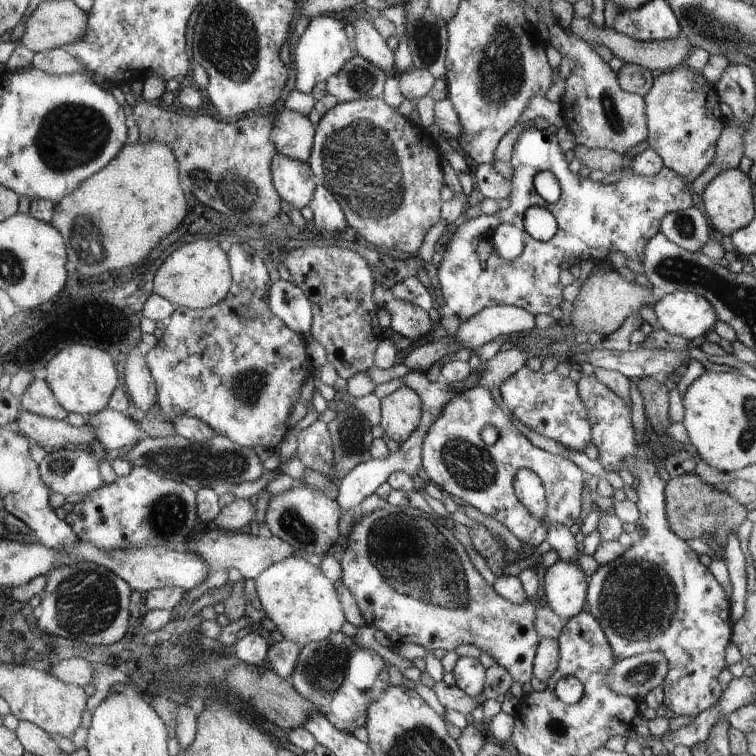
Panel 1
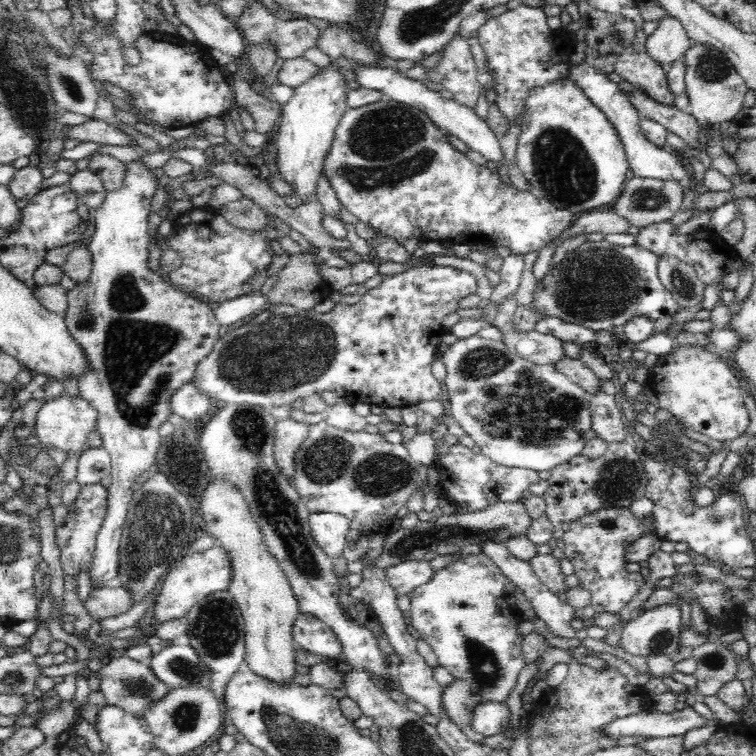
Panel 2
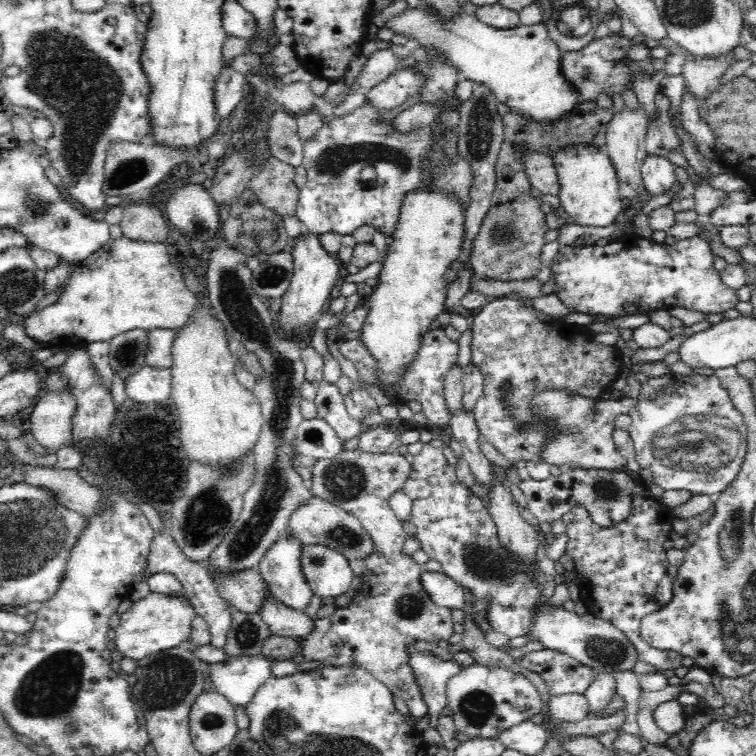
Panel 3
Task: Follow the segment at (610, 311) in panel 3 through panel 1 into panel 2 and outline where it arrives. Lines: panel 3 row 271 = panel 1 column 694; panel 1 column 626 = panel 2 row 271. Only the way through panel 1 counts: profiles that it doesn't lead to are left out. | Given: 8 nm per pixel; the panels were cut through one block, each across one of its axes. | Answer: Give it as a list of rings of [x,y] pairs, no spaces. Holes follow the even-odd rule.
[[[606,240],[584,242],[577,250],[566,256],[561,266],[554,266],[541,282],[536,283],[532,306],[547,317],[555,316],[564,322],[578,324],[595,331],[612,332],[620,325],[626,325],[634,316],[645,316],[653,322],[666,316],[674,316],[680,310],[673,294],[658,277],[659,257],[646,248],[619,246]],[[416,266],[406,272],[400,272],[370,290],[362,290],[361,298],[355,304],[336,303],[331,311],[317,313],[312,310],[298,310],[290,305],[272,305],[269,309],[260,311],[250,322],[244,323],[240,328],[228,332],[226,336],[215,342],[209,355],[198,364],[195,370],[195,378],[192,382],[198,390],[219,405],[227,403],[249,404],[254,407],[271,409],[274,406],[291,406],[291,403],[306,398],[314,393],[336,392],[337,396],[353,398],[354,402],[364,402],[374,406],[412,406],[424,400],[440,400],[442,398],[442,383],[432,375],[432,363],[434,356],[440,354],[442,336],[448,333],[442,322],[451,312],[457,312],[459,302],[470,294],[476,292],[476,278],[470,272],[456,270],[450,266]]]

